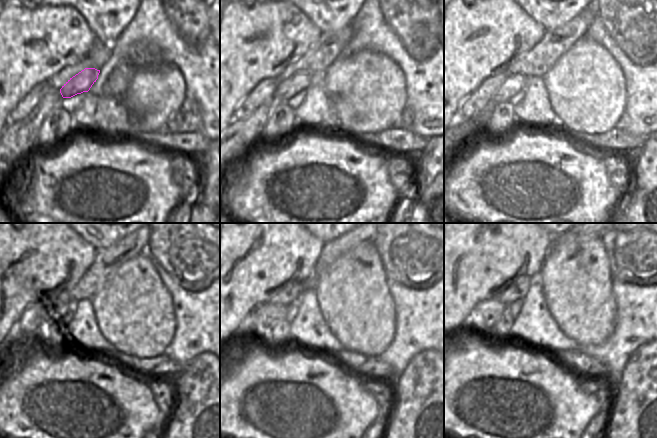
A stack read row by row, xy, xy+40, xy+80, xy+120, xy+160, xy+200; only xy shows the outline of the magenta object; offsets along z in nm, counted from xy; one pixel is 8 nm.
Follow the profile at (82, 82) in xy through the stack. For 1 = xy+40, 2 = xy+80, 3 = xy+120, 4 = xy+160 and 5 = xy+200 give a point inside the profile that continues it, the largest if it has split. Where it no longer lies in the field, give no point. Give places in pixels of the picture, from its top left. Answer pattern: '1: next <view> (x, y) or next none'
1: next xy+40 (289, 88)
2: next xy+80 (514, 84)
3: next xy+120 (59, 311)
4: next xy+160 (267, 314)
5: next xy+200 (491, 309)

